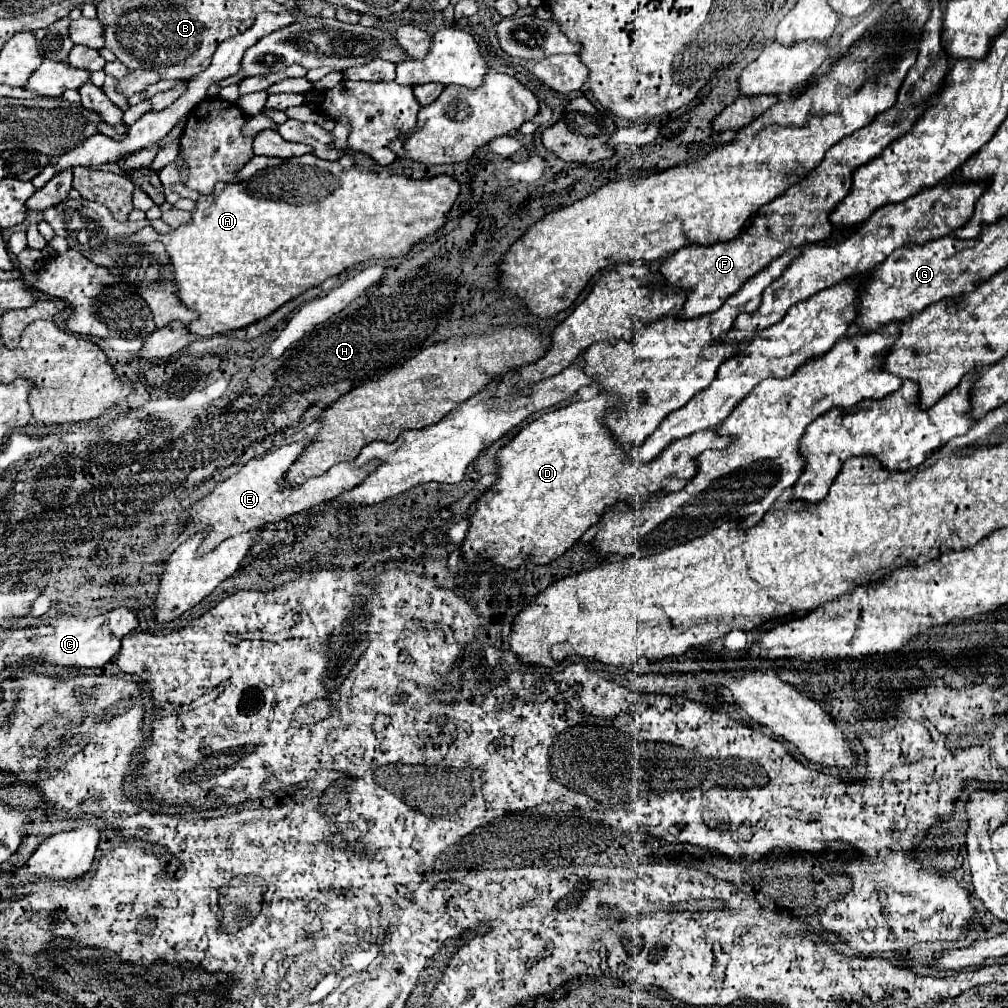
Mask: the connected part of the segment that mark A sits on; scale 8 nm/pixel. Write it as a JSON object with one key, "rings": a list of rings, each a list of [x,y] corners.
{"rings":[[[303,155],[299,159],[279,159],[279,157],[251,157],[245,167],[241,167],[235,175],[237,181],[231,183],[217,183],[213,193],[203,195],[197,203],[195,209],[191,211],[191,221],[179,225],[177,229],[165,233],[159,237],[159,241],[165,245],[165,251],[171,259],[173,265],[173,279],[175,279],[175,287],[177,287],[177,299],[181,301],[181,305],[193,309],[199,313],[199,317],[195,321],[191,321],[187,325],[189,333],[193,335],[201,335],[201,337],[209,337],[221,331],[233,331],[239,327],[247,327],[263,317],[267,317],[269,313],[273,313],[275,309],[279,309],[283,303],[291,301],[293,297],[305,293],[307,289],[321,285],[327,277],[333,277],[349,267],[353,267],[355,263],[367,261],[367,259],[387,259],[387,257],[399,257],[405,255],[413,243],[419,243],[423,237],[435,233],[439,227],[443,227],[445,223],[445,215],[449,213],[455,197],[459,195],[459,183],[449,177],[449,175],[439,175],[427,181],[413,181],[405,175],[391,175],[391,177],[379,177],[375,173],[363,173],[357,171],[355,167],[351,169],[343,169],[337,161],[323,161],[315,155]]]}

